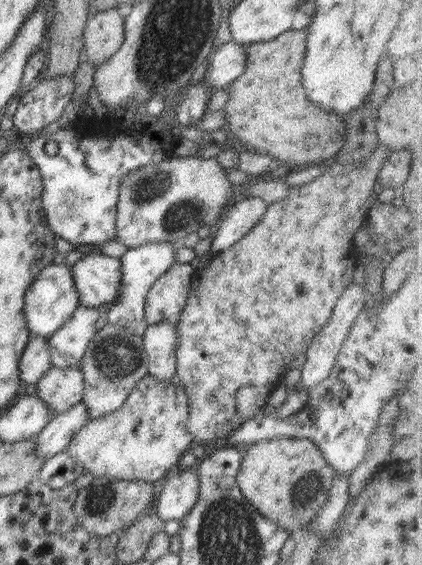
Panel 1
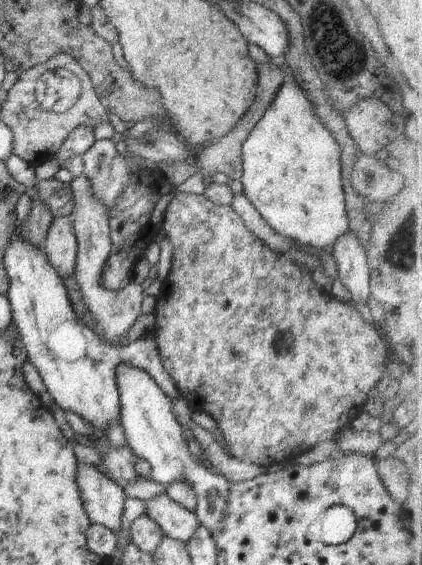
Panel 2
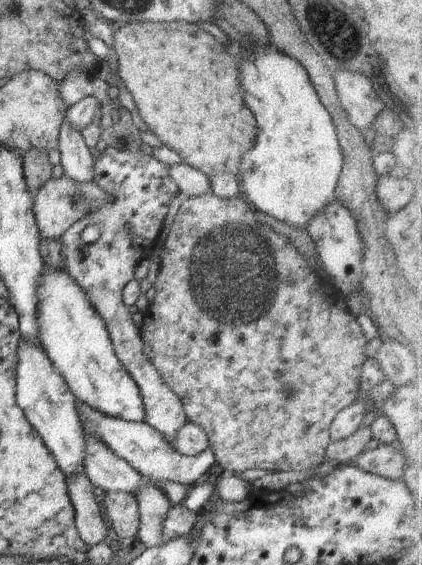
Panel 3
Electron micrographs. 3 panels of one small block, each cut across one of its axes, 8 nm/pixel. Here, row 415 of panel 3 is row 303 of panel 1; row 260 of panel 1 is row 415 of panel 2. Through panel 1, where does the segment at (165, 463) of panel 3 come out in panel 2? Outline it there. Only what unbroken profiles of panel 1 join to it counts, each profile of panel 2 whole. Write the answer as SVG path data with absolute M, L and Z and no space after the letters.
M16 233L5 248L3 265L9 276L5 295L11 306L12 324L20 333L27 360L40 373L53 402L65 413L70 410L84 418L92 424L97 436L105 434L109 425L118 423L121 416L115 368L120 363L145 370L166 396L172 400L180 398L171 376L163 369L152 331L127 346L116 348L102 334L78 320L63 279L49 263L43 249Z

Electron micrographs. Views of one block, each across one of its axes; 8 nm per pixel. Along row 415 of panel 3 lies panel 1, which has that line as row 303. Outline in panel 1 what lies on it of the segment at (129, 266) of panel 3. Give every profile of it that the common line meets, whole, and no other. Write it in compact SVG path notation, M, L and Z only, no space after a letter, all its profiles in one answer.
M174 263L148 291L144 318L148 325L158 322L174 324L188 298L188 289L195 269L190 263Z

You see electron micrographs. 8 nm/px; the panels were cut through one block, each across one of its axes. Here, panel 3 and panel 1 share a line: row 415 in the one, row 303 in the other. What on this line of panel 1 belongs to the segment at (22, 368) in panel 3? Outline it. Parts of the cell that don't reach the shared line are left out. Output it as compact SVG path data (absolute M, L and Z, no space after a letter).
M52 262L40 269L40 273L32 279L30 287L26 289L24 302L24 318L30 334L47 340L69 319L80 304L69 266Z

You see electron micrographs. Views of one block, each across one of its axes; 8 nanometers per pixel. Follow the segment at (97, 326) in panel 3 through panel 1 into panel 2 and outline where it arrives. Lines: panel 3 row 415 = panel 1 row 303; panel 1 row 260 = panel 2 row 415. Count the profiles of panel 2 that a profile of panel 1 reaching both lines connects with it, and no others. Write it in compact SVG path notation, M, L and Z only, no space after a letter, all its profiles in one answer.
M120 363L115 368L116 386L119 394L120 422L125 432L125 439L129 448L139 458L144 458L151 466L151 476L154 481L161 484L170 484L174 480L185 480L191 484L197 496L197 507L194 514L199 520L199 524L211 530L225 517L227 513L227 500L229 495L230 482L224 475L218 472L213 474L211 470L198 464L190 450L184 434L183 426L177 421L177 416L173 411L172 399L166 396L162 389L152 380L152 377L145 371L126 363Z

